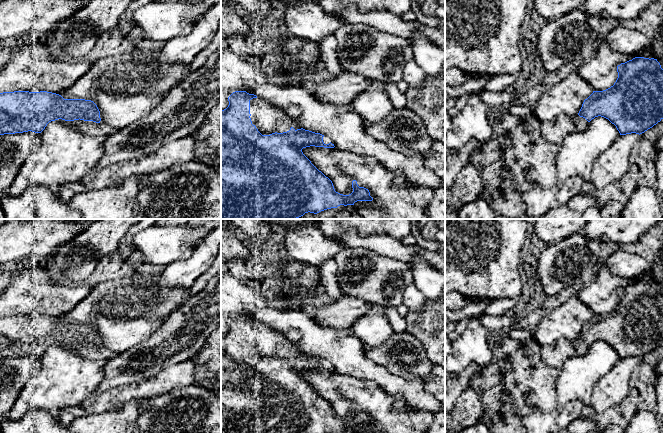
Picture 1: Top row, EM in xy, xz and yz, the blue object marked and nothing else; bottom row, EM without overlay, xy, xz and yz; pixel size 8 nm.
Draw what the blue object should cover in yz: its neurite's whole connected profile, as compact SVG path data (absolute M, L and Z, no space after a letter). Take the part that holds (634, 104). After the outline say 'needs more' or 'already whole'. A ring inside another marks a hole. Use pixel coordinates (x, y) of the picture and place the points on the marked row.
M635 57L617 66L618 78L613 86L593 91L584 100L579 113L573 118L577 131L584 131L589 122L601 116L614 124L620 135L642 134L663 119L663 69L657 59Z | needs more

